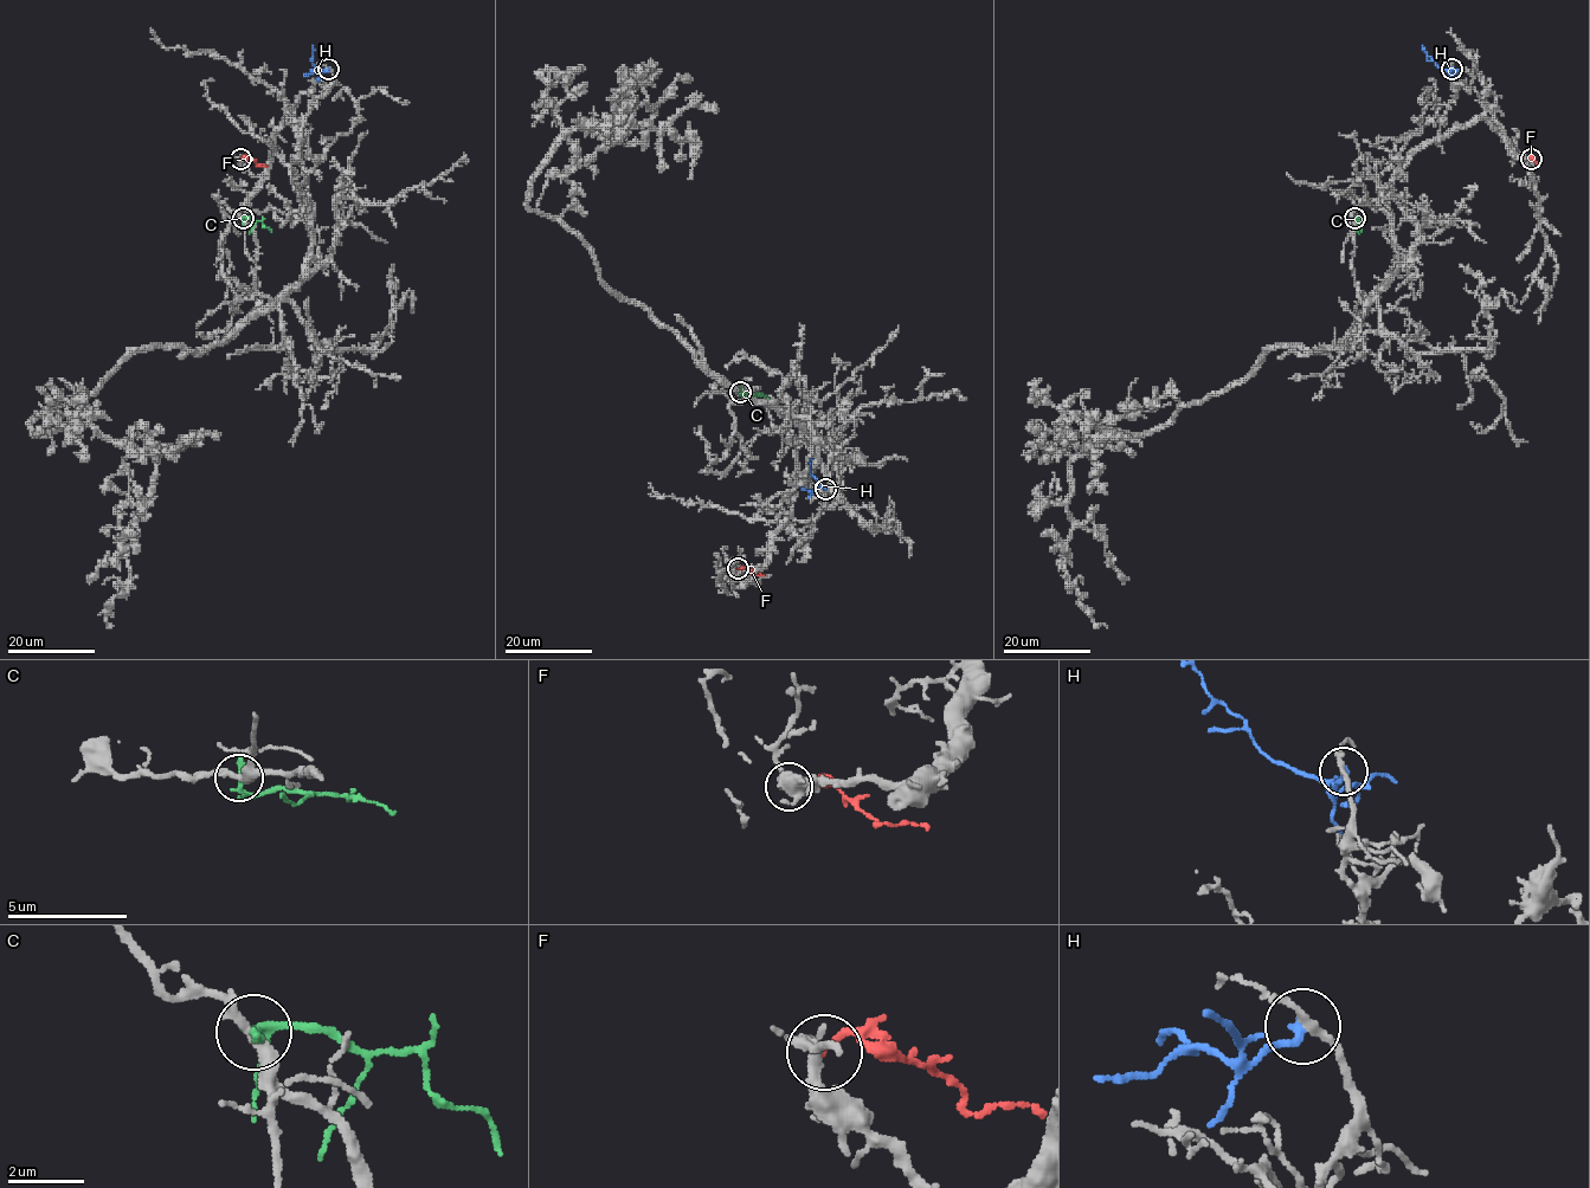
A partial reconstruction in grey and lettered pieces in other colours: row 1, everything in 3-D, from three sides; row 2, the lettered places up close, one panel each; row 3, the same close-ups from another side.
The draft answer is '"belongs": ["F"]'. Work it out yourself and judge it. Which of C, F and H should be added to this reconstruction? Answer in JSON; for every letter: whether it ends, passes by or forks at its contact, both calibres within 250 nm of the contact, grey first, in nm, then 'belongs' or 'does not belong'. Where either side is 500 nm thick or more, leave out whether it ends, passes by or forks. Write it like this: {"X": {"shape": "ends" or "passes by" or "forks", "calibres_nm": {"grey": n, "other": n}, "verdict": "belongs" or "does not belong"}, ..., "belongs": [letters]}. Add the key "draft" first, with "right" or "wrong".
{"draft": "right", "C": {"shape": "passes by", "calibres_nm": {"grey": 320, "other": 200}, "verdict": "does not belong"}, "F": {"shape": "ends", "calibres_nm": {"grey": 280, "other": 200}, "verdict": "belongs"}, "H": {"shape": "ends", "calibres_nm": {"grey": 180, "other": 280}, "verdict": "does not belong"}, "belongs": ["F"]}

